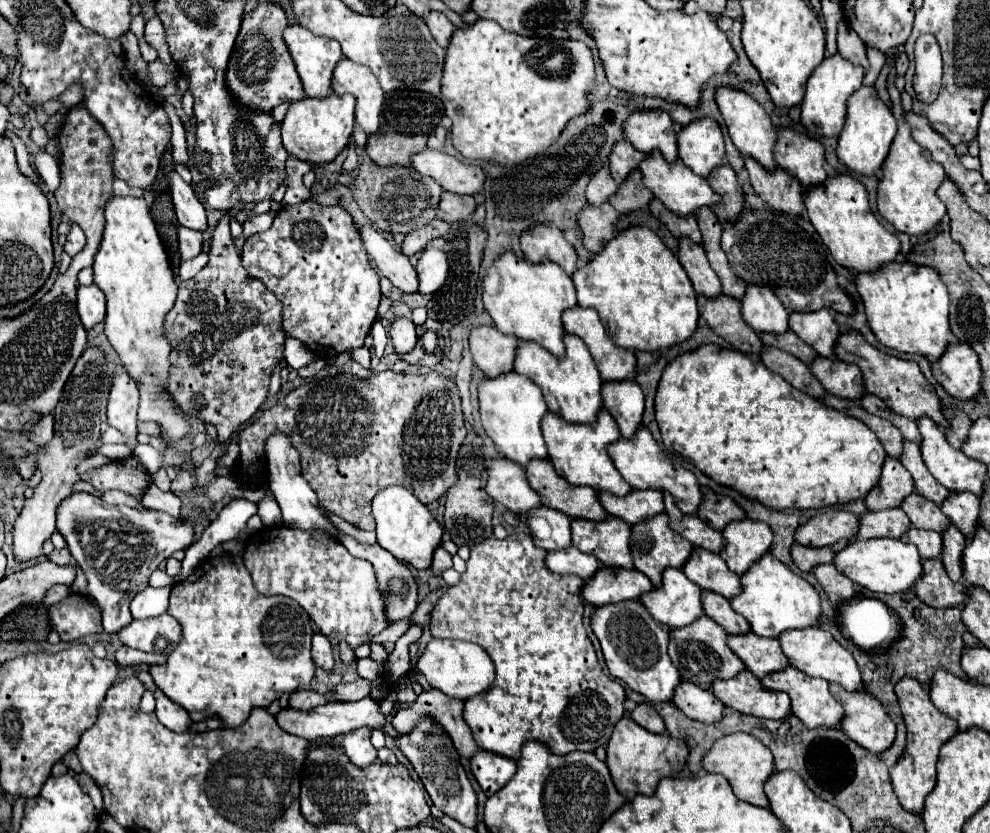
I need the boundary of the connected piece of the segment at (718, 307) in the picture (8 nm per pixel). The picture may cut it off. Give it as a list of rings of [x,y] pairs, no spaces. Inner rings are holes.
[[[726,294],[706,300],[704,296],[698,296],[698,308],[700,314],[706,318],[708,326],[726,342],[730,342],[740,352],[754,352],[760,354],[764,350],[764,344],[760,336],[744,322],[740,300],[734,300]]]

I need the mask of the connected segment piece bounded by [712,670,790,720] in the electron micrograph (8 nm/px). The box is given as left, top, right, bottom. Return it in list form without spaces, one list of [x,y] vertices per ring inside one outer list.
[[[744,670],[736,678],[728,680],[718,678],[712,684],[712,692],[726,706],[742,714],[752,714],[758,718],[774,718],[774,720],[786,718],[790,714],[788,694],[764,688],[762,682],[750,670]]]

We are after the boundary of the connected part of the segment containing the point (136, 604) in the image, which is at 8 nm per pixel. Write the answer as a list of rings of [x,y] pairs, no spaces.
[[[172,586],[164,588],[146,588],[138,592],[130,602],[130,612],[134,618],[154,618],[166,612],[168,608],[168,596]]]

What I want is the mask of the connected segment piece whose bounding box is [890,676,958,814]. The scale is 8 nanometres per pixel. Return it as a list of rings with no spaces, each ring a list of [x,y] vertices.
[[[910,676],[902,678],[896,684],[896,696],[898,696],[898,702],[900,702],[902,718],[904,718],[906,728],[908,728],[908,744],[906,744],[906,752],[902,756],[902,762],[898,762],[890,770],[890,778],[892,778],[894,794],[898,796],[902,808],[906,812],[920,814],[924,810],[926,796],[936,786],[938,752],[940,752],[942,744],[946,744],[954,736],[954,732],[958,732],[958,724],[956,724],[956,720],[952,720],[946,714],[942,714],[932,704],[932,700],[930,700],[928,692],[922,688],[922,684],[918,680],[910,678]]]

